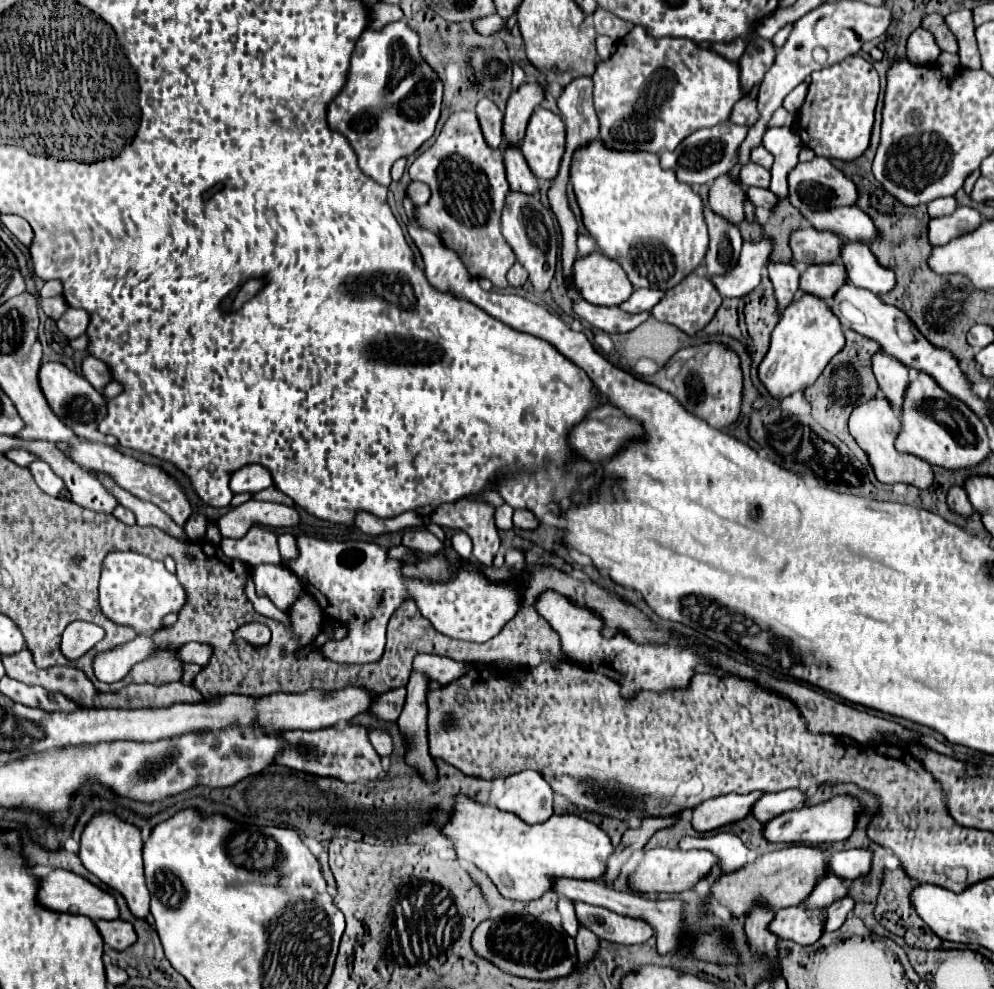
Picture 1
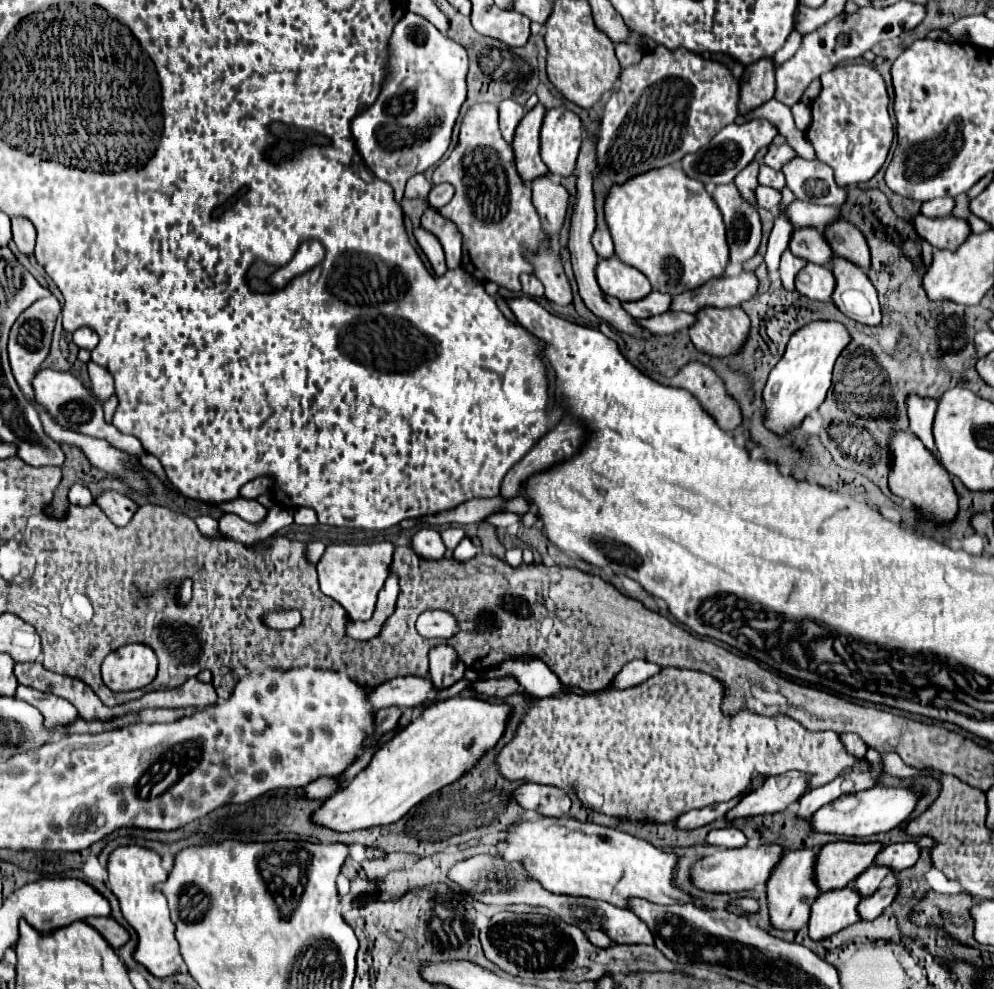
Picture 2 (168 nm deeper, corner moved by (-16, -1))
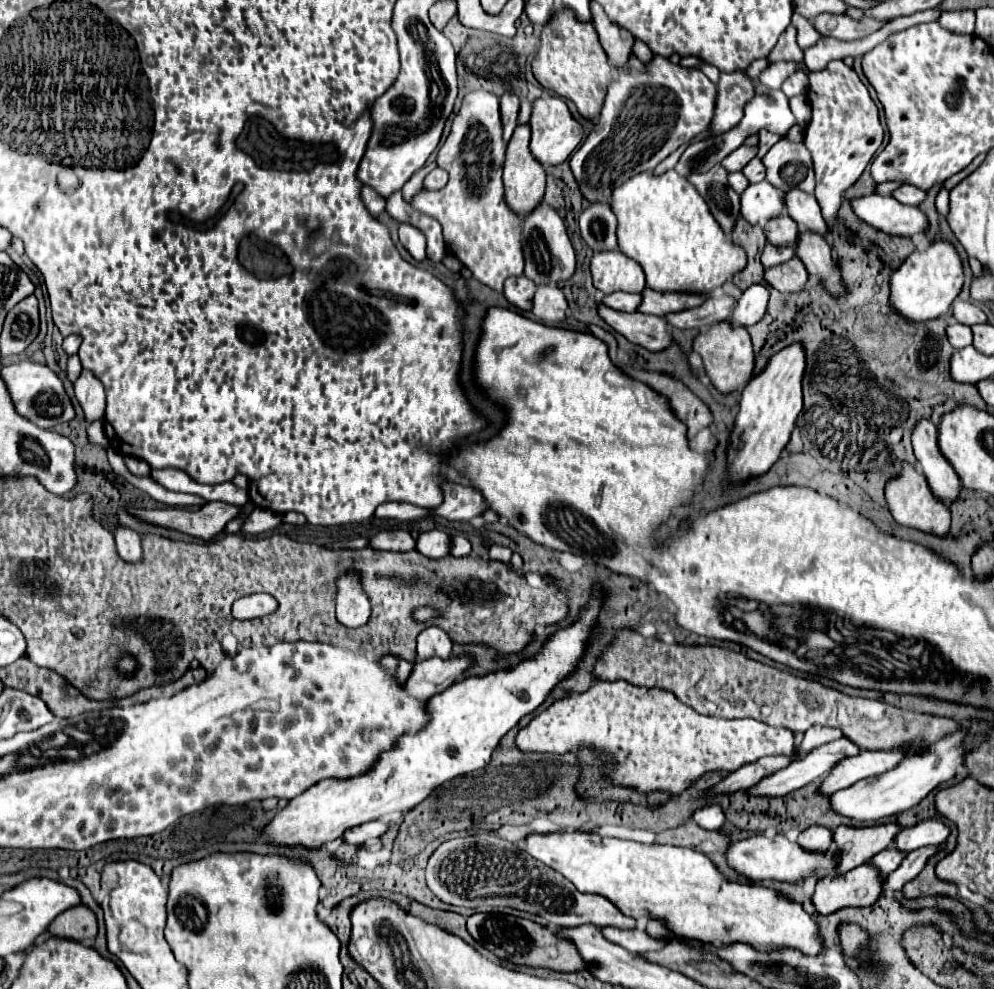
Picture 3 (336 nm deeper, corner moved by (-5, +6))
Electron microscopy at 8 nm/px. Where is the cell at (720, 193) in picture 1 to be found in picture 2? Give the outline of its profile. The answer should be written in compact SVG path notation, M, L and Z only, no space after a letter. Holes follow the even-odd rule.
M754 160L754 162L750 162L740 174L736 174L736 178L734 178L734 182L736 182L740 194L742 194L744 198L748 198L748 202L754 202L752 190L758 186L758 180L756 180L758 168L760 168L760 164Z

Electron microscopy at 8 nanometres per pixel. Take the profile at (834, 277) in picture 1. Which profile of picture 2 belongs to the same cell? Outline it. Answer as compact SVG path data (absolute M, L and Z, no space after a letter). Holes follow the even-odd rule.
M806 264L804 270L796 276L796 292L810 300L830 300L834 290L834 278L832 272L826 266Z

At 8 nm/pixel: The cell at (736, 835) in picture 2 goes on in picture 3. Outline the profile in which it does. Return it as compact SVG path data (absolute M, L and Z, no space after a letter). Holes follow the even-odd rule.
M717 803L707 805L703 809L697 809L693 819L705 831L719 831L723 827L723 823L725 823L725 815L723 815L723 811L721 811L721 807Z

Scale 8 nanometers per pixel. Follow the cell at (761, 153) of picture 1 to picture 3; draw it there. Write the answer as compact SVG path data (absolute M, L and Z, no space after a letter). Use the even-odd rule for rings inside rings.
M761 131L761 133L759 133L759 145L757 145L757 147L759 147L757 157L761 159L779 139L781 139L781 135L775 135L775 133L769 133L769 131Z

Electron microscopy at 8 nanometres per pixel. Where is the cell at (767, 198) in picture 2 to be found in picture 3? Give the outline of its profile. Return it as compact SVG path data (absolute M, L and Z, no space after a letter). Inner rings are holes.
M729 173L729 185L741 195L741 191L745 191L745 187L749 187L749 181L745 179L743 173Z

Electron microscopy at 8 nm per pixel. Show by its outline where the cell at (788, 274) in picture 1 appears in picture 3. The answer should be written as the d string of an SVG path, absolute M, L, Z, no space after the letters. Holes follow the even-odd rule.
M767 243L765 251L761 255L761 263L765 269L771 269L771 267L777 267L777 265L789 261L793 255L795 255L793 247L775 247L775 245Z

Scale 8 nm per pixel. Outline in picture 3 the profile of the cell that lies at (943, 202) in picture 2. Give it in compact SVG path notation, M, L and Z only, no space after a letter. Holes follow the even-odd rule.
M901 185L899 189L893 191L893 197L899 201L899 203L905 203L905 205L921 205L927 197L927 191L921 191L913 185Z

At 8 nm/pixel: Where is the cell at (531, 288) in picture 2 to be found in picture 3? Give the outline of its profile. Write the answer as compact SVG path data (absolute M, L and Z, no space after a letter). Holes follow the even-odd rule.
M523 275L521 277L509 277L505 281L505 297L513 305L517 305L519 309L531 309L533 293L535 293L535 283L531 279L525 279Z

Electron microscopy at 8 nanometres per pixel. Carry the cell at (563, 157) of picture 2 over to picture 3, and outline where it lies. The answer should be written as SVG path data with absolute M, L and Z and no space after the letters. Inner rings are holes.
M541 97L533 103L533 113L529 119L531 125L531 153L541 165L559 165L575 151L583 139L583 127L571 117L569 107L559 97Z

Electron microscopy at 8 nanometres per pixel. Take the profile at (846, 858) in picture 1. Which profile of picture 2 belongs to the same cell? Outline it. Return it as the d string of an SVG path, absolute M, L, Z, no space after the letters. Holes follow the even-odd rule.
M910 840L902 844L888 844L882 848L882 852L876 856L876 864L892 866L894 872L900 872L904 868L910 868L920 858L920 846Z

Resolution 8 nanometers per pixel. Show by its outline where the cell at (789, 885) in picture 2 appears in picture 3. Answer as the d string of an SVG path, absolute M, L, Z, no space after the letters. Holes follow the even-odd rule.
M811 825L797 837L797 843L801 843L805 851L831 851L833 849L831 835L833 835L831 829L821 827L821 825Z

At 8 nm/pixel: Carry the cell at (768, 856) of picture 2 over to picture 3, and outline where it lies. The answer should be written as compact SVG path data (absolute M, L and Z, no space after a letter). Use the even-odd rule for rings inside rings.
M753 835L749 839L731 843L729 849L725 851L725 859L727 859L727 865L735 873L739 873L739 875L743 875L743 877L747 877L751 881L773 879L773 881L789 881L789 883L799 883L799 881L805 881L809 877L817 877L819 871L833 873L835 863L837 863L837 859L833 855L827 857L823 853L803 851L797 843L791 843L783 835L777 835L777 837Z

